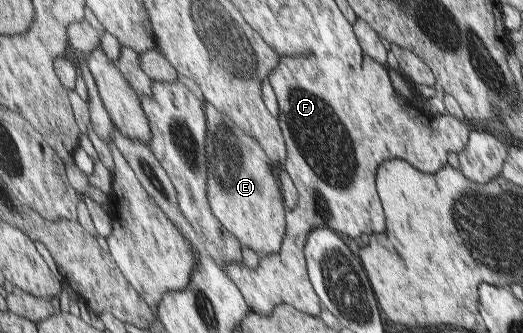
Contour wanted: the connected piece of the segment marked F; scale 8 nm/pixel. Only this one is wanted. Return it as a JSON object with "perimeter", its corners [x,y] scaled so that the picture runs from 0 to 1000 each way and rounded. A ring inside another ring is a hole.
{"perimeter":[[[625,141],[621,153],[602,153],[572,171],[541,171],[541,186],[526,204],[512,237],[532,294],[533,345],[541,405],[547,417],[549,483],[541,489],[570,574],[568,616],[547,631],[547,712],[539,748],[530,763],[505,766],[488,814],[453,790],[426,790],[426,820],[463,874],[478,928],[495,946],[514,946],[526,919],[549,913],[579,940],[610,949],[616,904],[591,844],[583,799],[581,742],[587,706],[608,682],[627,682],[679,718],[694,700],[707,706],[736,694],[736,643],[719,574],[719,520],[728,489],[746,477],[780,483],[801,514],[832,526],[855,489],[859,456],[881,459],[893,441],[902,372],[878,363],[855,339],[818,348],[797,333],[790,303],[761,282],[734,198],[706,165],[686,213],[660,195],[660,171],[644,171],[644,147]]]}

